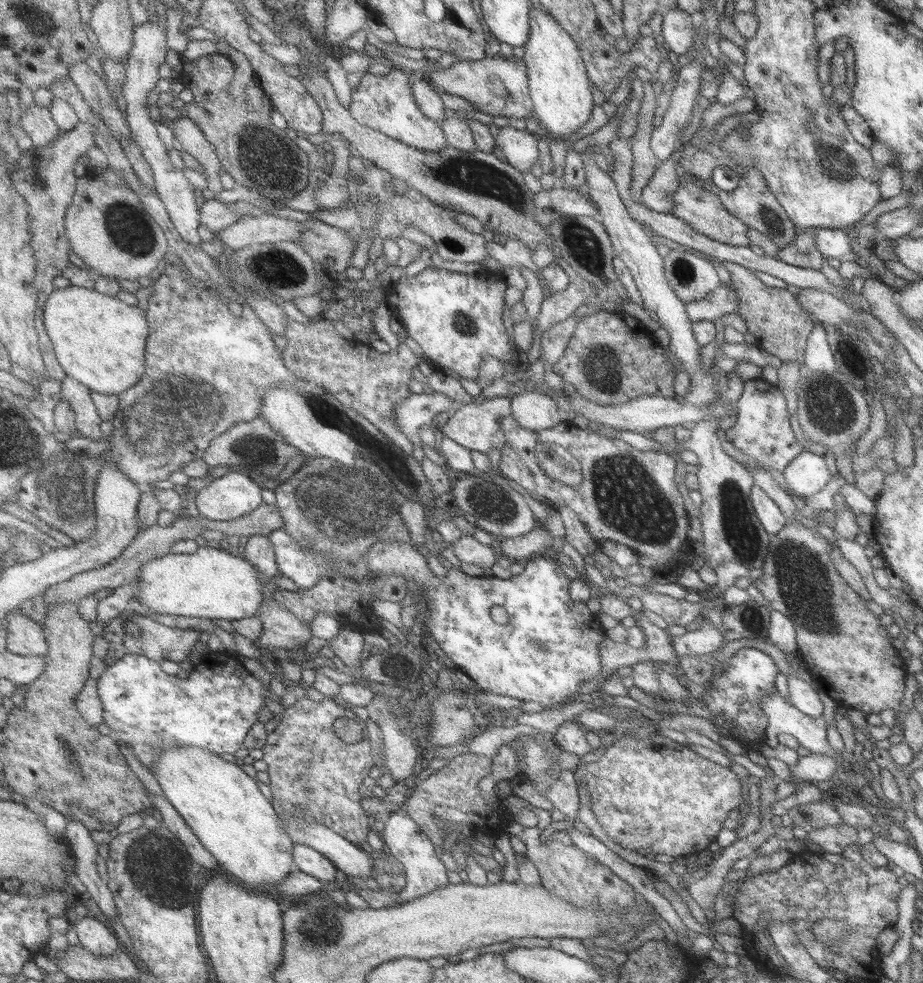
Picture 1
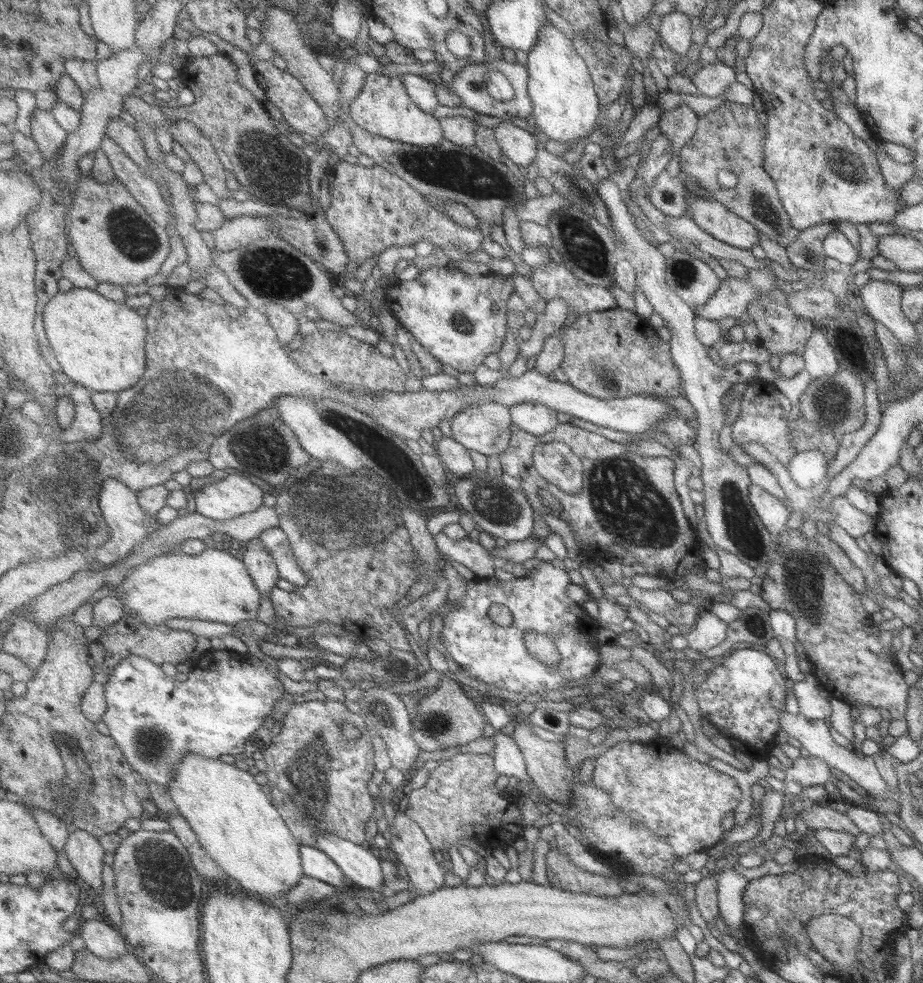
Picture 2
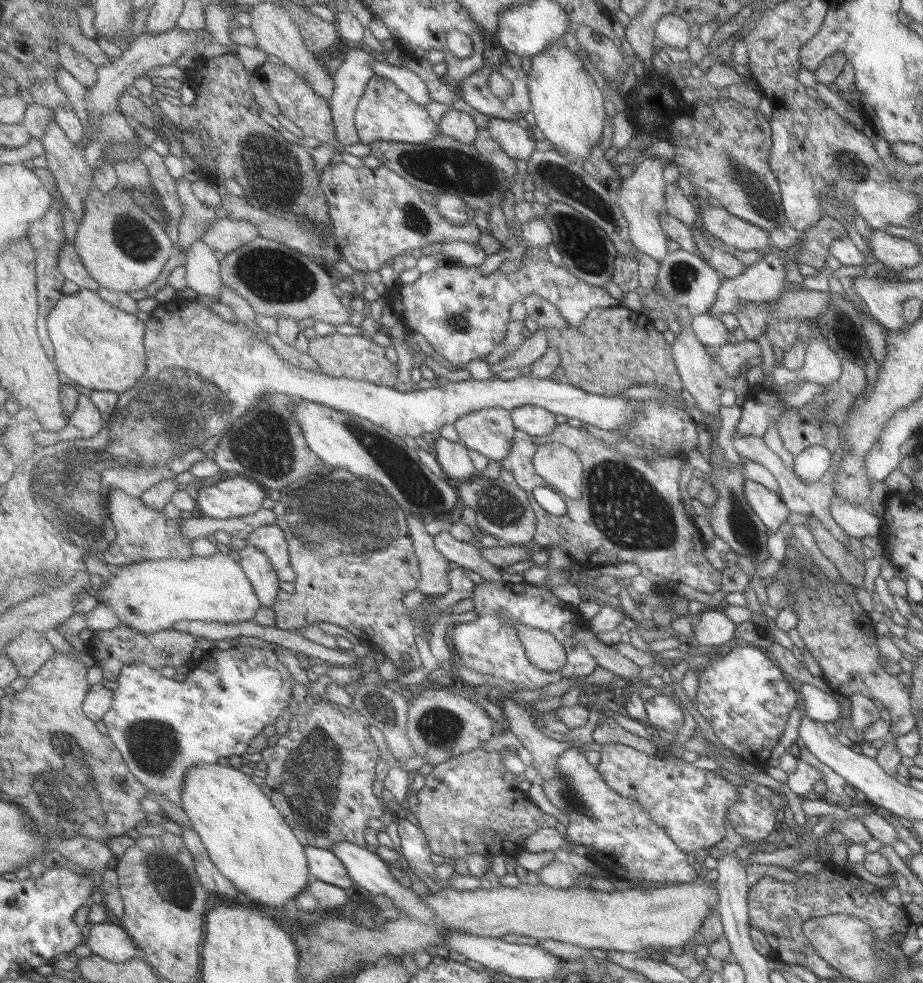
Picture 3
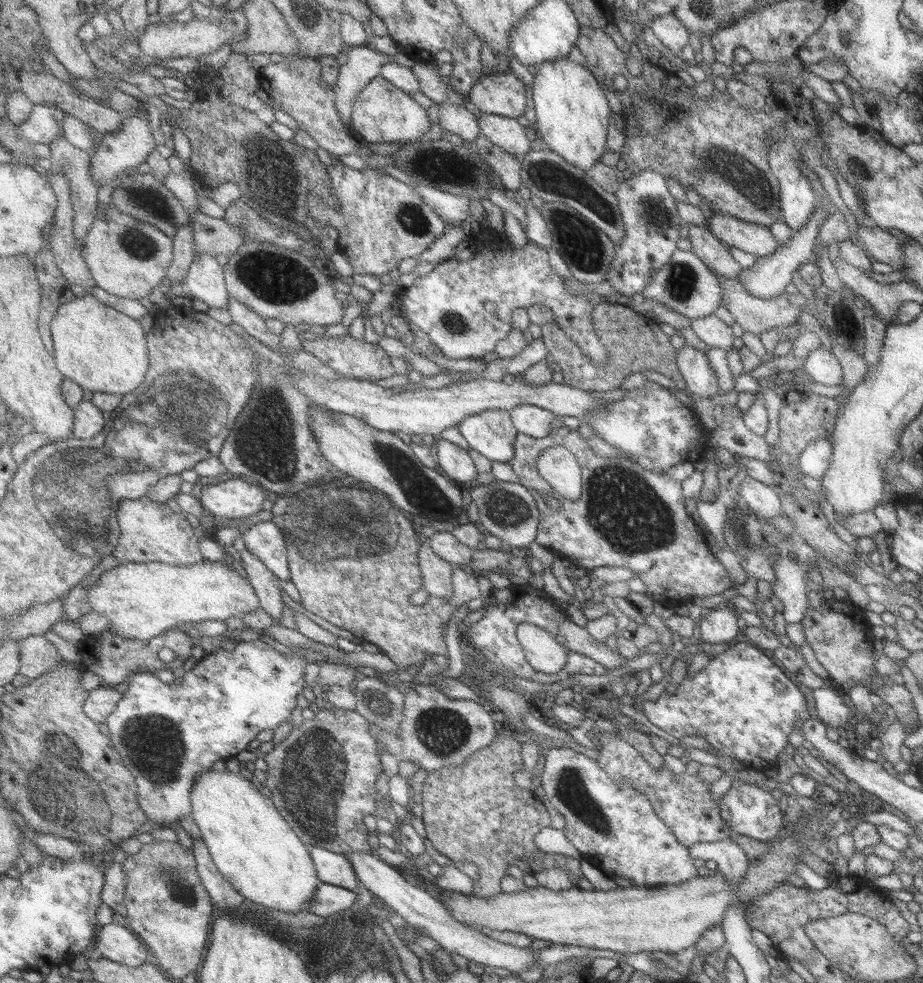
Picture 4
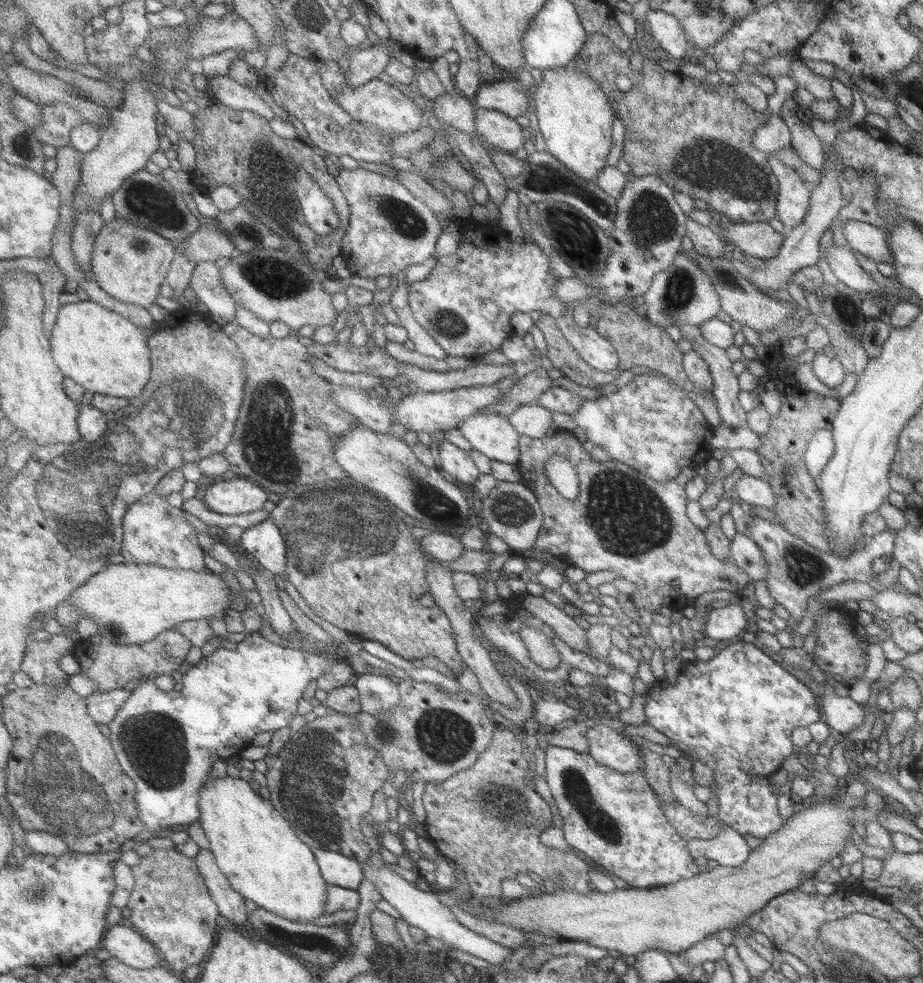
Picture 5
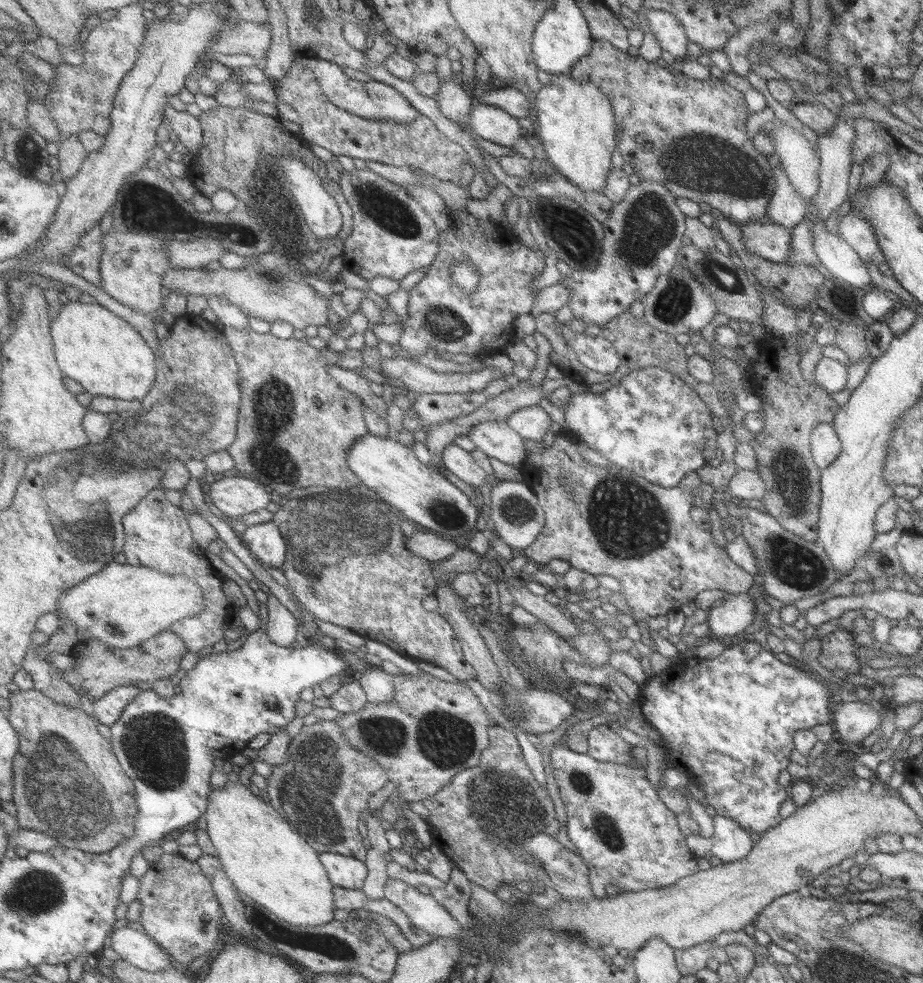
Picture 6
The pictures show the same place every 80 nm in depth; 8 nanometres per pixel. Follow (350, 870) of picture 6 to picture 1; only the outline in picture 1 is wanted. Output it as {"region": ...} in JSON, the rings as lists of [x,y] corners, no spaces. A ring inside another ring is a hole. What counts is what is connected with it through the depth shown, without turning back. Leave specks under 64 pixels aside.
{"region":[[[297,843],[294,848],[294,859],[296,868],[321,882],[331,882],[339,874],[338,868],[330,858],[310,846]]]}

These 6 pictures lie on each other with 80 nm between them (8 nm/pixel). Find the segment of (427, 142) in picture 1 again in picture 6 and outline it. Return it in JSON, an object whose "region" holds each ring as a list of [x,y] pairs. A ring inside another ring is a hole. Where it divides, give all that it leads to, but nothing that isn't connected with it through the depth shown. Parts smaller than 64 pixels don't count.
{"region":[[[296,56],[299,64],[308,68],[317,82],[321,85],[327,98],[343,110],[358,117],[378,121],[395,121],[398,123],[410,123],[420,116],[420,112],[403,96],[398,90],[395,90],[388,84],[383,84],[375,79],[369,81],[359,81],[349,78],[341,69],[339,64],[330,60],[320,58],[305,58]]]}

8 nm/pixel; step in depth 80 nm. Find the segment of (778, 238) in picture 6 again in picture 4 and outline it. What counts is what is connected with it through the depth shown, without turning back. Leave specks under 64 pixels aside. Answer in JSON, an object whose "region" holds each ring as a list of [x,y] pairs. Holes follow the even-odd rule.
{"region":[[[714,213],[705,227],[727,248],[736,248],[755,257],[772,254],[778,246],[767,227],[739,221],[728,215]]]}

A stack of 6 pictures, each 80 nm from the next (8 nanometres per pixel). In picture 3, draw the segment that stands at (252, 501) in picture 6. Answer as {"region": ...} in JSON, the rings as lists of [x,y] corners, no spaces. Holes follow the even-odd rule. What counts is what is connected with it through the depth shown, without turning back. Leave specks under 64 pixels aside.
{"region":[[[237,475],[209,487],[199,487],[197,504],[200,514],[227,520],[255,514],[263,508],[268,494],[250,479]]]}

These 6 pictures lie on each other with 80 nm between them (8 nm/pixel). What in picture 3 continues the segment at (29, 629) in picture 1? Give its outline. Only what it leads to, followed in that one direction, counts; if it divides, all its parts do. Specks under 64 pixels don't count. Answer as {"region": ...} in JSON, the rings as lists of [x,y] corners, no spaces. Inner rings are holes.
{"region":[[[26,630],[6,647],[5,653],[20,670],[20,677],[29,680],[56,655],[51,642],[36,630]]]}

